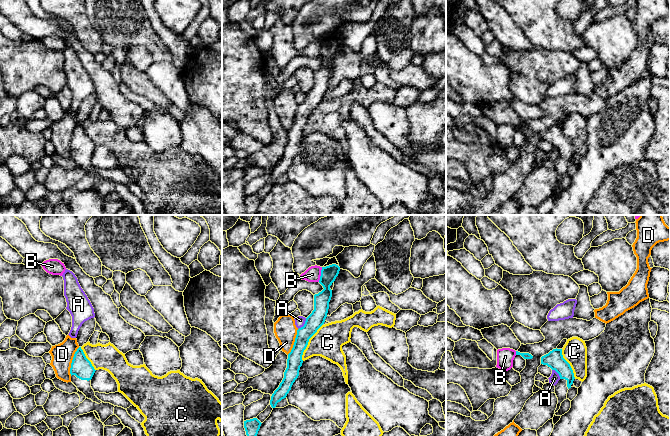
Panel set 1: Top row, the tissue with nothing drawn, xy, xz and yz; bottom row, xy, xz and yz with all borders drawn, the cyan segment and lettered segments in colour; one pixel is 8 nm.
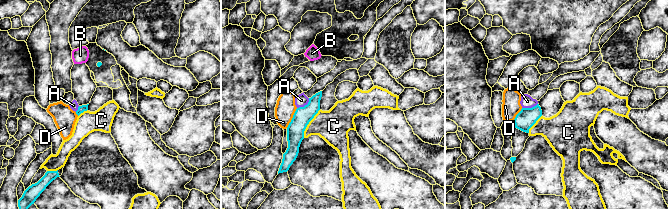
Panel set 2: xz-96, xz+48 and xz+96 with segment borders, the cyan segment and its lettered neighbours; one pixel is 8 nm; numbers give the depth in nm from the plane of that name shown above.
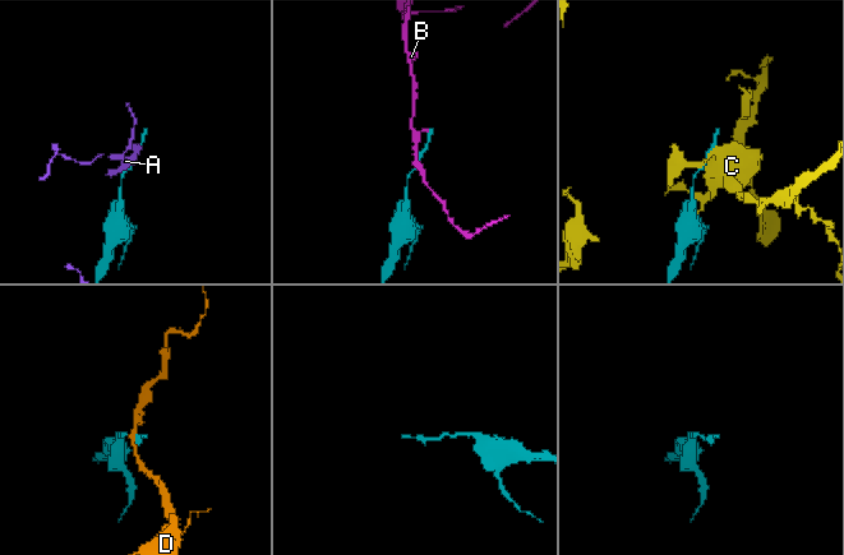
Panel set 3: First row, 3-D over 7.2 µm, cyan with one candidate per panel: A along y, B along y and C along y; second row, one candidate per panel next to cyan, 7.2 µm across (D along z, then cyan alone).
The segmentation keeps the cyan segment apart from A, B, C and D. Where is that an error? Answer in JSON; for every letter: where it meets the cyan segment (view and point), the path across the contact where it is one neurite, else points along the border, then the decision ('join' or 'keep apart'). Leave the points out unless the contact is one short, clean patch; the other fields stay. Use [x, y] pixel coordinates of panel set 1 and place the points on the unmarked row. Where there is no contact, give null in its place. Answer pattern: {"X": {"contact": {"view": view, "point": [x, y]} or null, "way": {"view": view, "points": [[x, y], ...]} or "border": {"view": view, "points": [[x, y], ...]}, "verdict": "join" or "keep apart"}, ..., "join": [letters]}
{"A": {"contact": {"view": "xz", "point": [304, 100]}, "border": {"view": "xz", "points": [[306, 94], [303, 101], [298, 105]]}, "verdict": "keep apart"}, "B": {"contact": {"view": "xz", "point": [321, 50]}, "border": {"view": "xz", "points": [[322, 43], [318, 57]]}, "verdict": "keep apart"}, "C": {"contact": {"view": "xz", "point": [308, 117]}, "verdict": "keep apart"}, "D": {"contact": {"view": "xy", "point": [72, 137]}, "border": {"view": "xy", "points": [[79, 123], [71, 139], [70, 151]]}, "verdict": "keep apart"}, "join": []}

